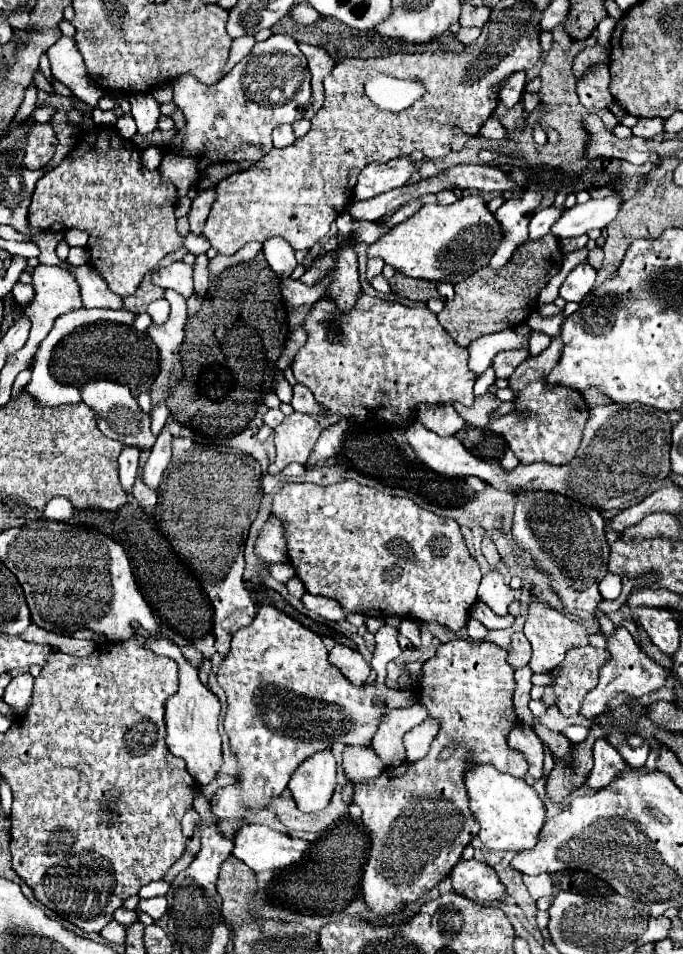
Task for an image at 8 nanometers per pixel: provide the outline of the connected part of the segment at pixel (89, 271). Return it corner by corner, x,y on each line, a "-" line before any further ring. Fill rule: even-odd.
78,266
78,268
68,268
68,270
72,270
74,278
78,280
82,288
84,308
112,308
112,310
122,308
120,296
110,292
110,288
102,280
102,276
96,272
96,268

